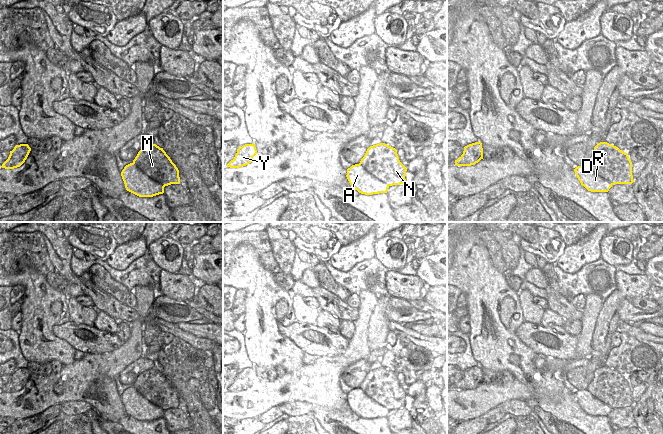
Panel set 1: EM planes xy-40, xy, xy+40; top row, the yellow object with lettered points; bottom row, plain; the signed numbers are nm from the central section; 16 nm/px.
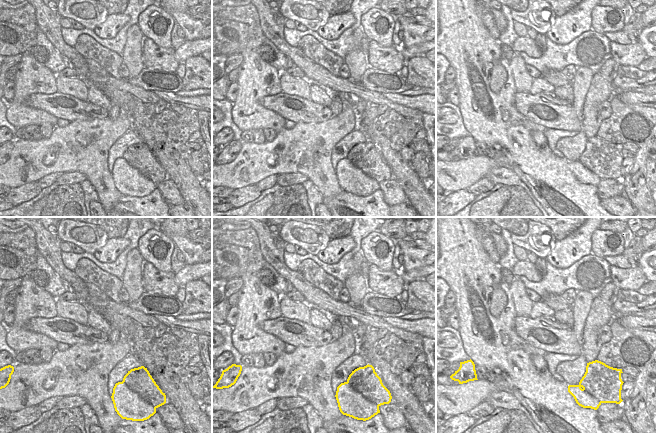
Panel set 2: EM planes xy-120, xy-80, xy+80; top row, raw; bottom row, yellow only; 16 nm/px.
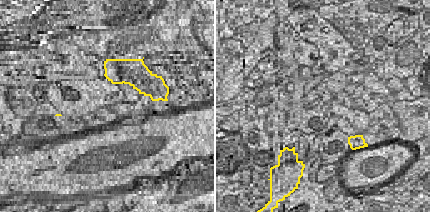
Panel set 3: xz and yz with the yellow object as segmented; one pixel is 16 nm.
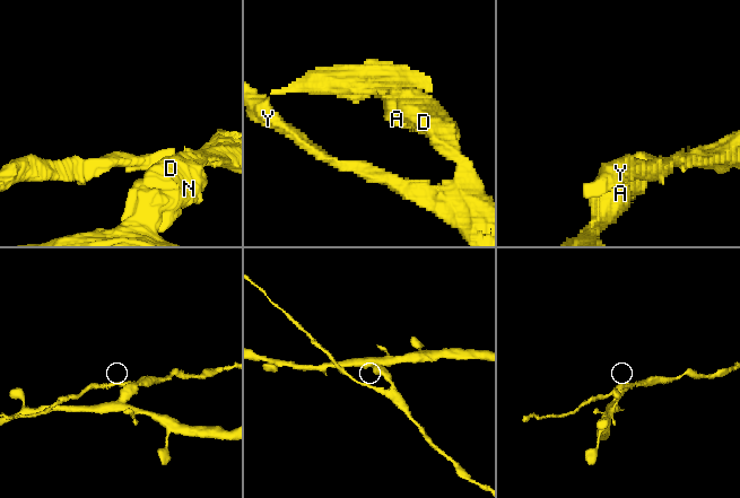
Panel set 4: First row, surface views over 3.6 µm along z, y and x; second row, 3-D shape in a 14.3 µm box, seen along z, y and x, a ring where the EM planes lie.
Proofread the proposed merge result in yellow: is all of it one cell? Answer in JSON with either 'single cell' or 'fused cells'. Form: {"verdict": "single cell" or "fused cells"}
{"verdict": "fused cells"}

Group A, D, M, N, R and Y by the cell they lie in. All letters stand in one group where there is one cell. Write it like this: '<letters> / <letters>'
A R / D M N Y

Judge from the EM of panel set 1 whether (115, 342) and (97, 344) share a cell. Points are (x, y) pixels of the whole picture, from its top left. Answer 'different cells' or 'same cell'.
same cell

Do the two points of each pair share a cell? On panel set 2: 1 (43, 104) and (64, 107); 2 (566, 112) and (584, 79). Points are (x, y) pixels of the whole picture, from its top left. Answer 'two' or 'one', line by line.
1: one
2: two

